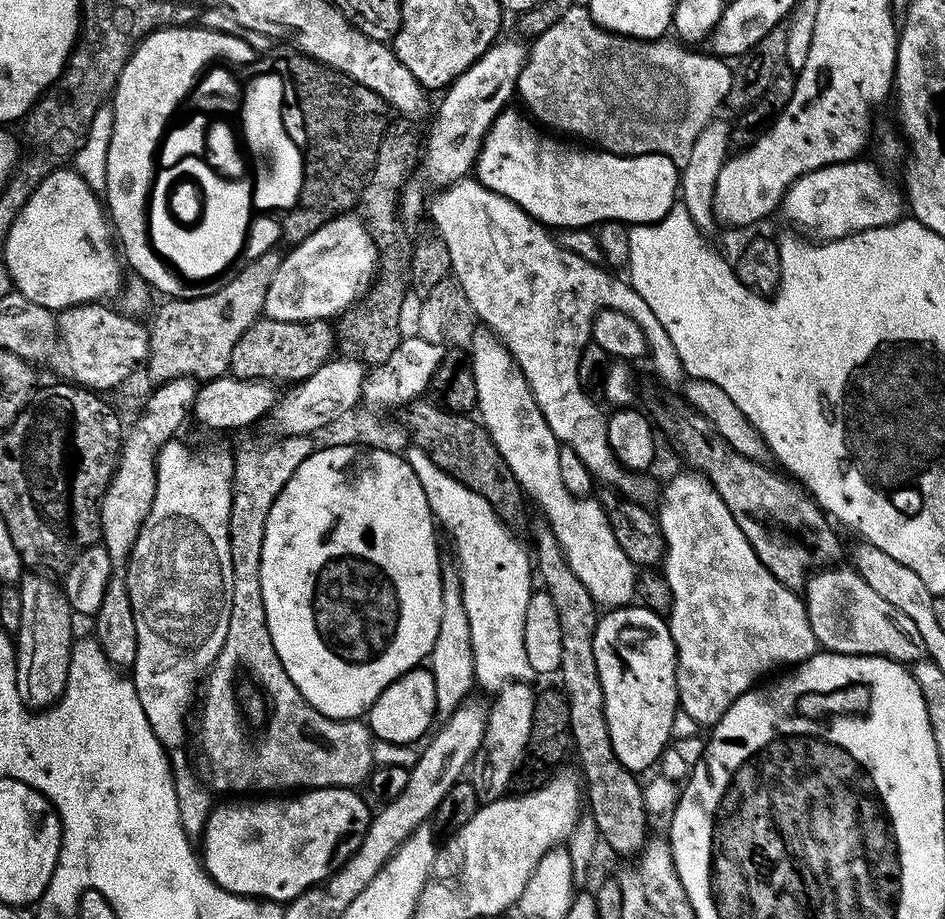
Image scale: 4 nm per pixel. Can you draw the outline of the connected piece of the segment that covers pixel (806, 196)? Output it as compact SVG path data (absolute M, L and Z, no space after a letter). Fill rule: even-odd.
M864 159L831 164L799 176L782 197L785 218L797 224L801 233L809 232L804 234L824 242L851 236L866 228L887 228L897 223L906 212L901 189L899 192L870 161Z

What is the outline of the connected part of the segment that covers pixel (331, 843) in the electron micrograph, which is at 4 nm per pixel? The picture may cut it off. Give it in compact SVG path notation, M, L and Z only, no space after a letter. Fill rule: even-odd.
M323 788L301 791L287 804L276 798L252 798L249 804L224 804L213 809L204 828L202 843L205 872L219 886L233 896L259 898L273 902L287 902L307 890L324 883L341 864L358 850L368 825L372 823L373 809L364 805L356 794L326 794Z

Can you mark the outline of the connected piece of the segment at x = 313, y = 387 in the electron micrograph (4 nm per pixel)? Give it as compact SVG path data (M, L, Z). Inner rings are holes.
M334 356L325 362L312 376L293 385L285 395L279 397L272 411L264 418L262 427L274 438L285 436L304 436L319 427L337 419L346 411L359 405L359 398L364 388L367 367L363 362Z

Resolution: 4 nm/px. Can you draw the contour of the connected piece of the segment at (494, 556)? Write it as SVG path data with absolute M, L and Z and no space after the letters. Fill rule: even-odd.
M415 446L409 447L406 452L406 459L410 467L414 470L414 474L418 478L418 482L422 482L422 490L426 494L428 499L428 505L432 511L433 517L438 521L439 527L444 528L446 531L452 535L452 544L456 547L456 557L454 557L455 563L458 565L460 570L460 585L462 586L462 602L466 608L466 618L470 620L470 642L472 643L472 649L474 650L474 658L476 662L476 683L482 689L485 688L489 694L495 694L504 687L505 684L513 683L514 676L518 672L518 667L521 668L524 665L527 665L528 659L526 658L526 642L524 641L524 627L526 626L526 606L530 602L534 591L534 585L532 585L532 580L534 584L534 564L530 559L529 553L528 556L524 553L524 548L519 544L518 541L512 537L513 529L509 525L505 524L501 520L500 516L496 511L490 506L490 502L485 496L480 496L474 490L470 490L465 486L460 480L455 480L454 477L445 472L443 468L439 468L434 461L428 457L421 448Z

